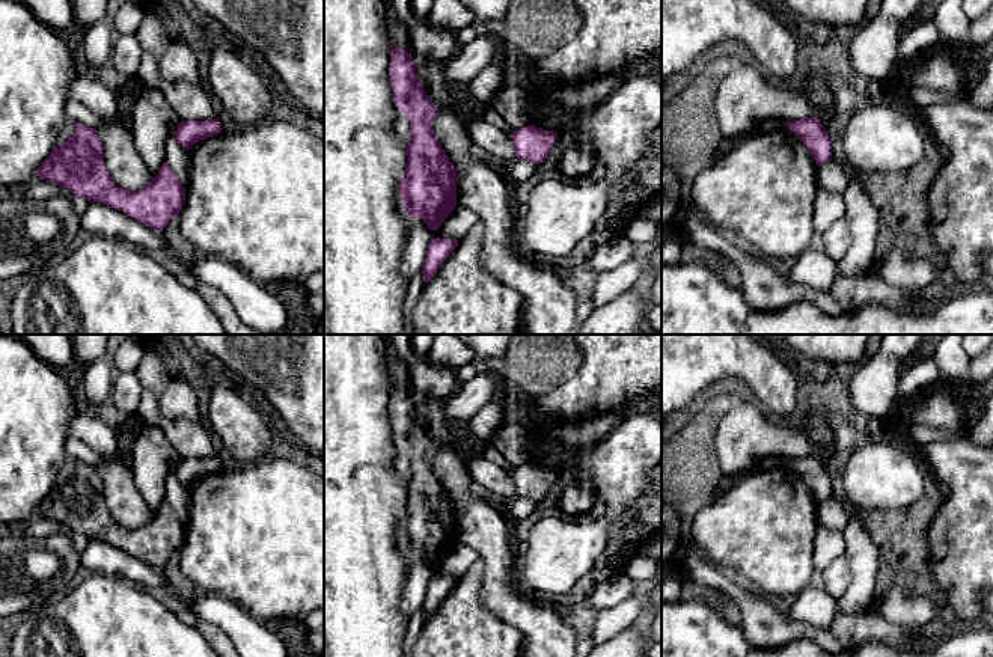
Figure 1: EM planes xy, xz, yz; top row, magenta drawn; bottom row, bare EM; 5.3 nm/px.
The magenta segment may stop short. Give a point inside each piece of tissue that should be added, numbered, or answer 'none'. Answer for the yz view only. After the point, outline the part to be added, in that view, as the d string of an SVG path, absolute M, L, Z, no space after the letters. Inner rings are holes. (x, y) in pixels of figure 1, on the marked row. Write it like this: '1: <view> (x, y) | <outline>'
none

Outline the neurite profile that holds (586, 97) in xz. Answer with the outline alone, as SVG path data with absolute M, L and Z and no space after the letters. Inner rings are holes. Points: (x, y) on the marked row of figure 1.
M610 75L579 87L551 89L545 93L545 101L568 113L588 112L618 90L621 83L622 75Z

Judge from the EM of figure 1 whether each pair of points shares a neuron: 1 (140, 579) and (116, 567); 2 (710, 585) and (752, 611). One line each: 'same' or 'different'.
1: same
2: same

